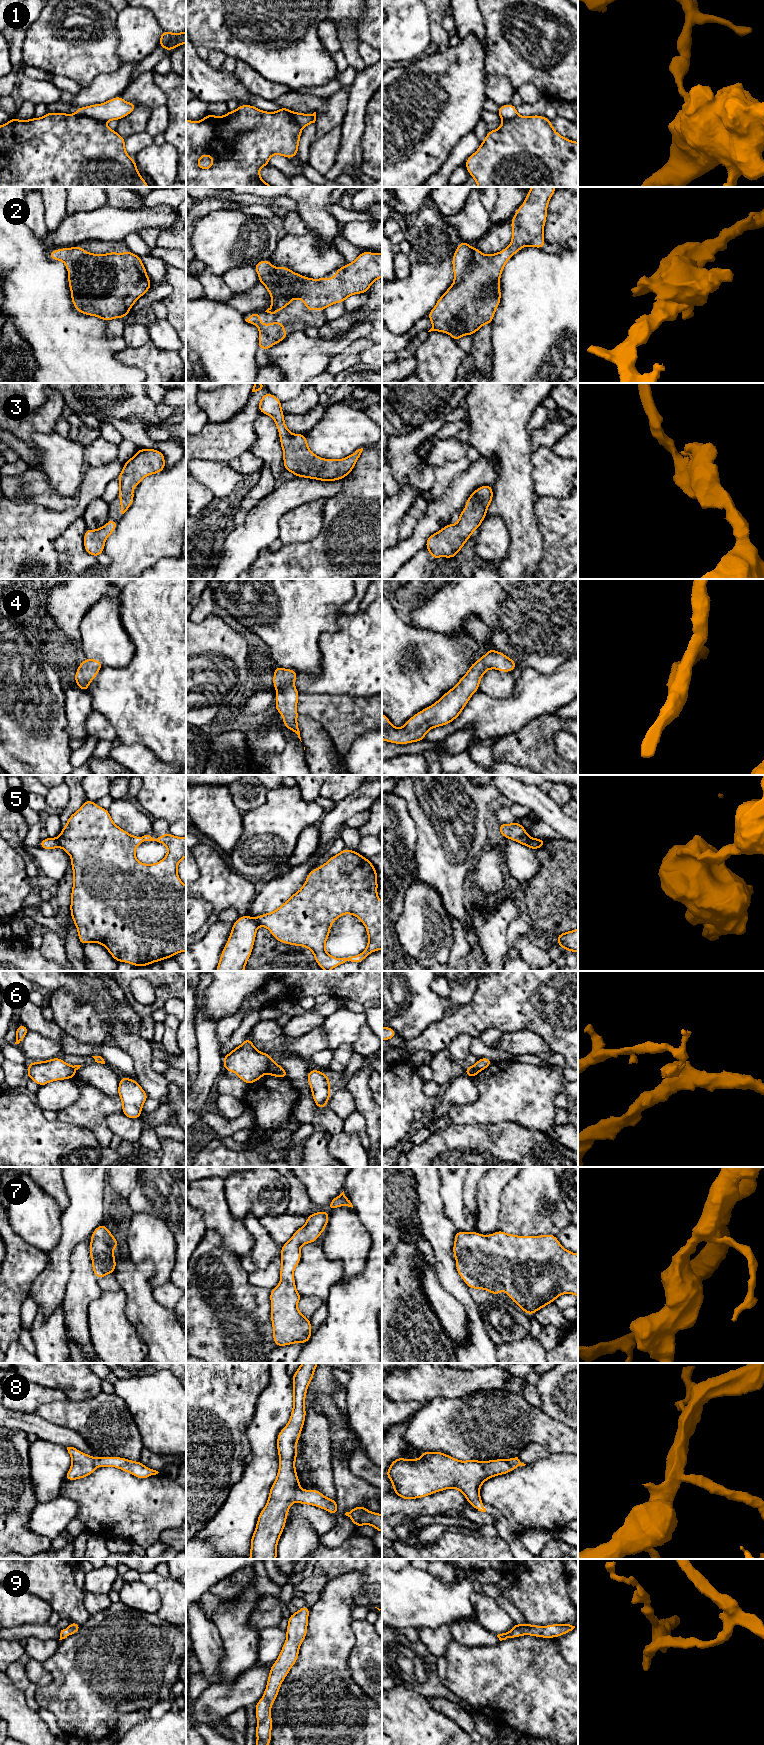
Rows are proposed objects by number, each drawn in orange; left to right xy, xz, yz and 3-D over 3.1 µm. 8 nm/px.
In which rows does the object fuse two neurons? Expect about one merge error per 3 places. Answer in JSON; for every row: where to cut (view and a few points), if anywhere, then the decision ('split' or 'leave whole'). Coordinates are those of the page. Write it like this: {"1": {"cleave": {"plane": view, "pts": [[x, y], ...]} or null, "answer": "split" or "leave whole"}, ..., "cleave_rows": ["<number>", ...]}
{"1": {"cleave": {"plane": "xy", "pts": [[76, 114], [89, 116], [103, 123]]}, "answer": "split"}, "2": {"cleave": null, "answer": "leave whole"}, "3": {"cleave": null, "answer": "leave whole"}, "4": {"cleave": null, "answer": "leave whole"}, "5": {"cleave": {"plane": "xy", "pts": [[56, 838], [60, 846]]}, "answer": "split"}, "6": {"cleave": {"plane": "xz", "pts": [[271, 1059], [265, 1072]]}, "answer": "split"}, "7": {"cleave": null, "answer": "leave whole"}, "8": {"cleave": null, "answer": "leave whole"}, "9": {"cleave": null, "answer": "leave whole"}, "cleave_rows": ["1", "5", "6"]}

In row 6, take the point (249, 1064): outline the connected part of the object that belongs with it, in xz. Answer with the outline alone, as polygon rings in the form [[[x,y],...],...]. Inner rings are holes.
[[[248,1037],[223,1057],[225,1071],[235,1072],[247,1085],[266,1074],[272,1056],[258,1051]]]

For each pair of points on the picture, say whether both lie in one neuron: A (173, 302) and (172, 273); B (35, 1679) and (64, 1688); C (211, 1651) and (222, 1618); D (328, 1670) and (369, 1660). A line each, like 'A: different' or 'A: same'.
A: same
B: different
C: different
D: different

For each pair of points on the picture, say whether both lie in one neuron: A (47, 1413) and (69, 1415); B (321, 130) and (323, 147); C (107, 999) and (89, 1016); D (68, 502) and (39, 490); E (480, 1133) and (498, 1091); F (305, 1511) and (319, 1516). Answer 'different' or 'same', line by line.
A: same
B: different
C: different
D: same
E: different
F: same

